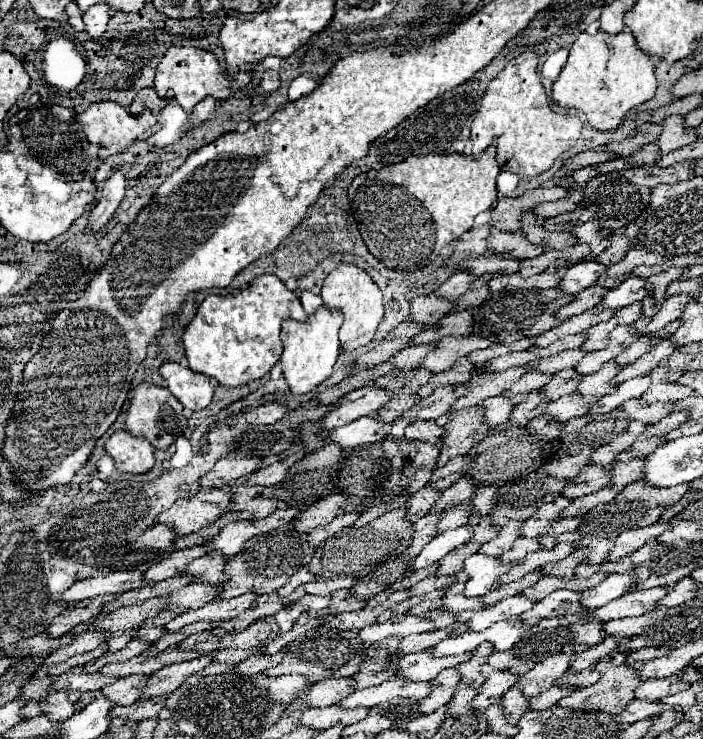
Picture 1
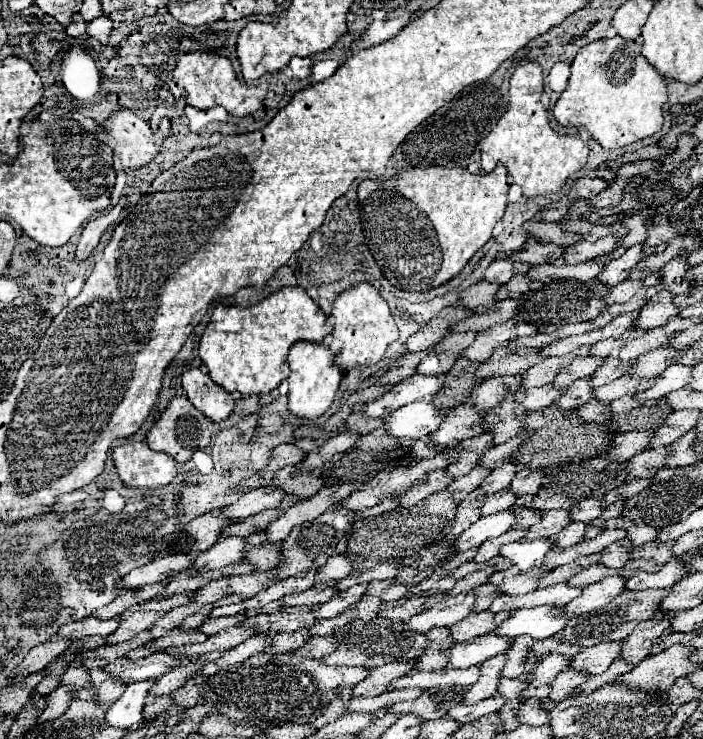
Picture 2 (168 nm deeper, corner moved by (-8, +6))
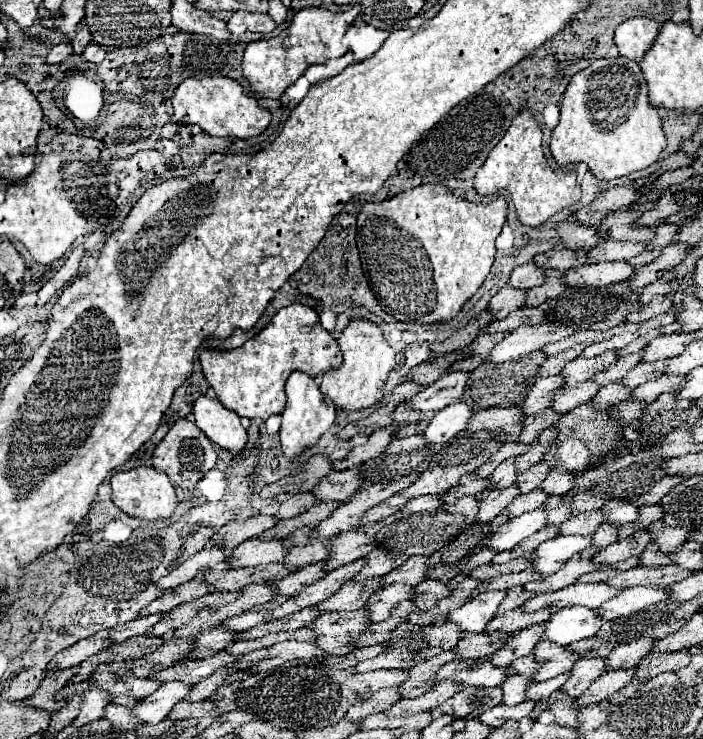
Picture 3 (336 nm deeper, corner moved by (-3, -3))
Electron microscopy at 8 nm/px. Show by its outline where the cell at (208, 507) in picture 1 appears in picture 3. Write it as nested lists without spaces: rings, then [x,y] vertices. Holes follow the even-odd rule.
[[[298,493],[298,495],[286,499],[284,503],[280,503],[280,507],[278,507],[278,511],[276,511],[276,517],[280,517],[280,519],[290,519],[290,517],[302,515],[302,513],[306,513],[306,511],[308,511],[312,505],[316,505],[316,503],[318,503],[316,495],[312,495],[312,493]]]

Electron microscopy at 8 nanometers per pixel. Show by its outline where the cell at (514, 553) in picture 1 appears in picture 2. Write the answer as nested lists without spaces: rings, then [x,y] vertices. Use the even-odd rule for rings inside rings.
[[[573,522],[569,528],[563,528],[561,532],[549,536],[547,540],[549,540],[553,546],[561,546],[561,548],[565,548],[565,546],[573,546],[573,544],[577,544],[577,542],[583,540],[585,526],[587,526],[585,522]]]

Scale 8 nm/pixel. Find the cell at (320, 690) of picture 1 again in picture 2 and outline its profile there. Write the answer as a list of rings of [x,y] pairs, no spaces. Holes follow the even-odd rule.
[[[397,662],[397,664],[383,664],[379,668],[371,668],[367,680],[361,680],[357,682],[353,688],[351,688],[351,694],[353,696],[379,696],[381,692],[387,690],[389,682],[403,676],[403,674],[409,674],[413,668],[411,662]]]

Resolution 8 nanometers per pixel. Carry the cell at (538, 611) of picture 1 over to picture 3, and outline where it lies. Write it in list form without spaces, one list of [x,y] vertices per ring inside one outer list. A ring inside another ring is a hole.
[[[630,587],[624,589],[616,599],[606,601],[600,607],[600,613],[604,613],[604,619],[618,619],[626,617],[630,613],[636,613],[648,605],[656,605],[660,601],[668,601],[668,587],[666,589],[656,589],[656,587]]]

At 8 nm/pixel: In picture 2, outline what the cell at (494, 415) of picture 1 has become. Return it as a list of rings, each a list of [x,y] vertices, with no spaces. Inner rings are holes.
[[[541,386],[541,388],[529,388],[529,390],[521,390],[519,396],[515,396],[517,402],[523,404],[525,410],[533,412],[539,408],[549,406],[557,396],[561,396],[561,390],[555,390],[553,386]]]

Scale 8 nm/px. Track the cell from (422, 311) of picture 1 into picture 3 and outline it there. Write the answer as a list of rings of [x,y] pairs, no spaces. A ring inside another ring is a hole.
[[[502,287],[498,291],[498,295],[492,297],[488,311],[496,317],[496,319],[504,319],[510,311],[524,307],[526,303],[526,289],[514,289],[514,287]]]

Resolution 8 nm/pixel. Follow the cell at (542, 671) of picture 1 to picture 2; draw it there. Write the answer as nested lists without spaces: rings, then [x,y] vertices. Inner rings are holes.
[[[603,642],[603,644],[583,648],[571,658],[567,670],[585,672],[585,674],[601,674],[609,668],[613,660],[619,658],[619,652],[621,652],[621,642]]]

